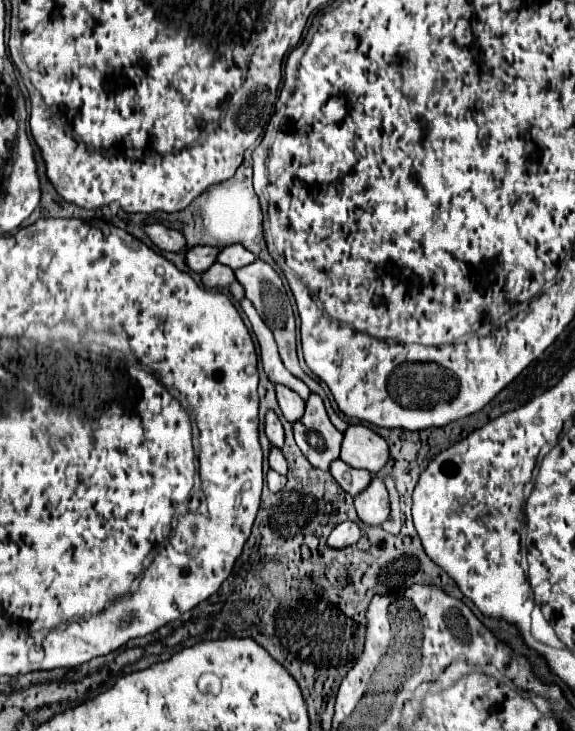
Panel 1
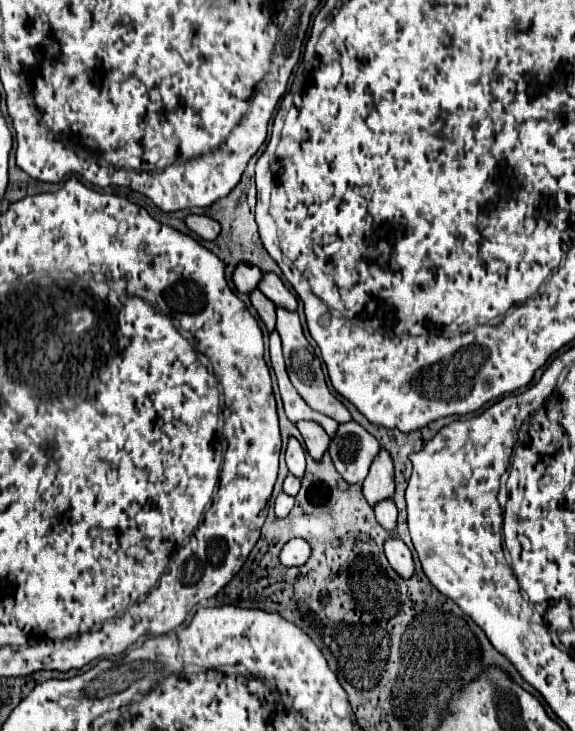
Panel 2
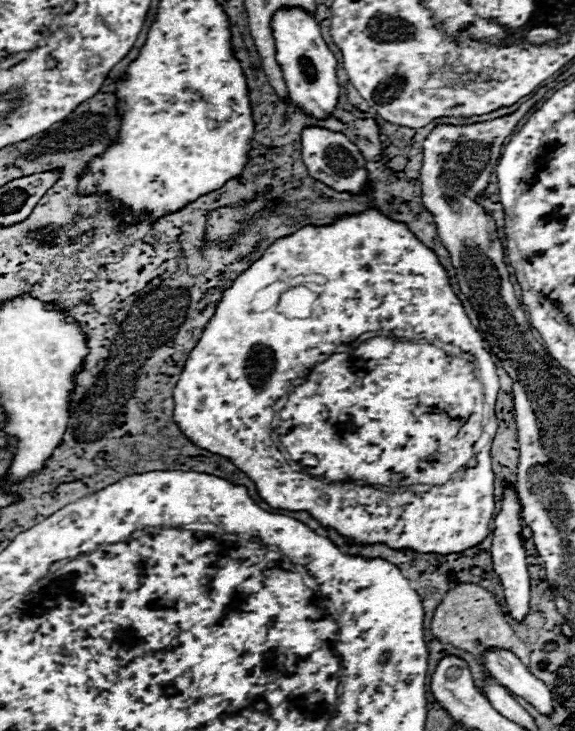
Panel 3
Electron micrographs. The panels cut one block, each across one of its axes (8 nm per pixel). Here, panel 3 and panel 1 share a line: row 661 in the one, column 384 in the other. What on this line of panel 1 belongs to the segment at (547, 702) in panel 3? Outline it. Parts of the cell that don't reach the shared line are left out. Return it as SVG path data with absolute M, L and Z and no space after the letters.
M374 476L372 482L362 490L362 494L354 498L354 506L362 522L370 526L382 524L390 512L390 502L384 482L378 476Z

